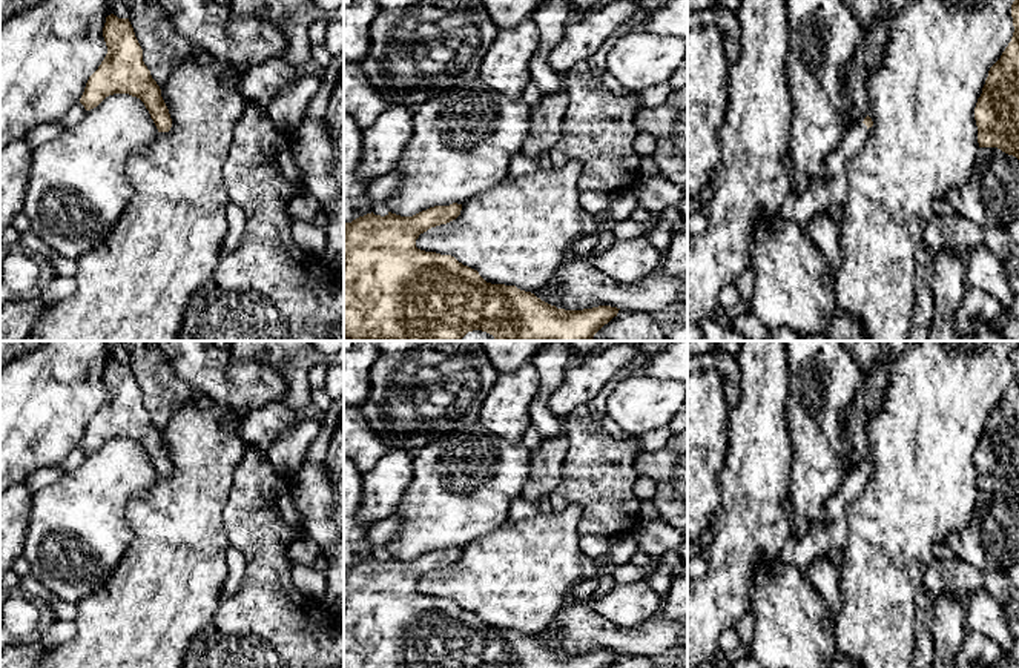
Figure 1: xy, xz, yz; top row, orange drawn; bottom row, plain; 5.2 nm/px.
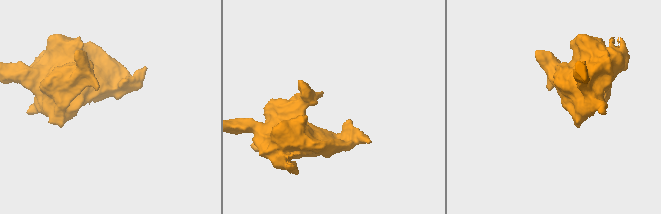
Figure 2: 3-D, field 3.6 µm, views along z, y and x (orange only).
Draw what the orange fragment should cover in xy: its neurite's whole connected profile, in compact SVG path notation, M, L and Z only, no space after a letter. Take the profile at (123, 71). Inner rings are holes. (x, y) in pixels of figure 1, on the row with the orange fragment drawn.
M107 15L103 37L107 54L89 77L80 103L91 111L109 95L129 94L144 103L158 132L169 132L172 127L169 109L160 86L143 61L143 49L129 18Z

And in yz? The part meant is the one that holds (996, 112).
M1019 0L1011 5L1014 32L990 68L974 107L979 147L998 147L1019 160Z

